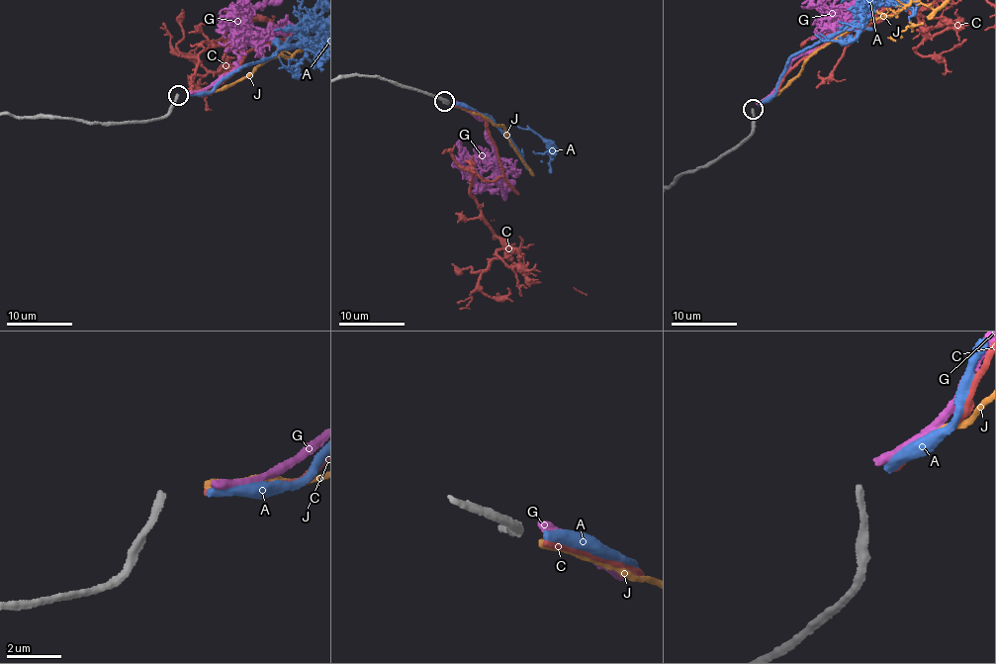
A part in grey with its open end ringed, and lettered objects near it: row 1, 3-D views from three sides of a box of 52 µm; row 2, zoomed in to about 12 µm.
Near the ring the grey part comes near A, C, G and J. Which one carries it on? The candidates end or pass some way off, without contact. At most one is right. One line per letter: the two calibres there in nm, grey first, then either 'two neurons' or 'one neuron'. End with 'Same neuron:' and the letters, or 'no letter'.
A: 280 nm thick on the grey side, 360 nm on the other; two neurons
C: 280 nm thick on the grey side, 280 nm on the other; two neurons
G: 280 nm thick on the grey side, 300 nm on the other; two neurons
J: 280 nm thick on the grey side, 240 nm on the other; two neurons
Same neuron: no letter

